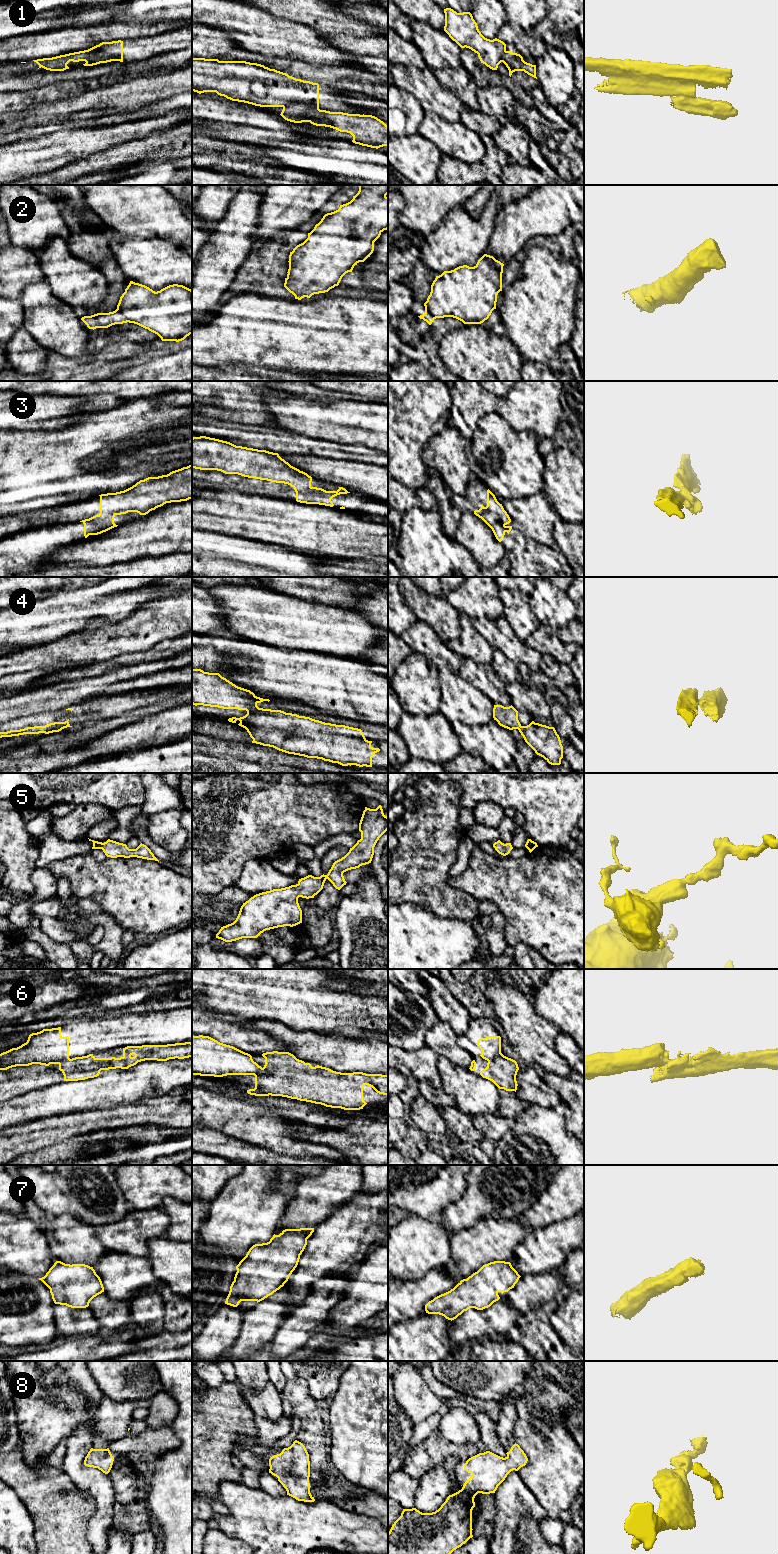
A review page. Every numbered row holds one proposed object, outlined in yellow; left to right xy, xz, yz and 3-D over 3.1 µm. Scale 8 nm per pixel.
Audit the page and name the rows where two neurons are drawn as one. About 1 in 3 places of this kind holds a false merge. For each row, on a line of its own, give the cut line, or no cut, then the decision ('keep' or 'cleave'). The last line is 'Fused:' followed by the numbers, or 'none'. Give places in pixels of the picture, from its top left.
1: cut xz (283, 106), (303, 103), (318, 108); cleave
2: cut none; keep
3: cut none; keep
4: cut xy (69, 725), (56, 727), (44, 732); cleave
5: cut none; keep
6: cut yz (501, 1053), (488, 1061); cleave
7: cut none; keep
8: cut none; keep
Fused: 1, 4, 6

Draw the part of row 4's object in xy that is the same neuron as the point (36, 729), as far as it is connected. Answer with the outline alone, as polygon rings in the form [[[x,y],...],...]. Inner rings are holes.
[[[69,719],[65,722],[54,722],[50,723],[45,726],[34,726],[34,727],[27,727],[20,730],[10,730],[7,732],[0,732],[0,738],[2,737],[12,737],[12,736],[19,736],[24,734],[39,734],[39,733],[45,733],[47,731],[59,728],[59,727],[67,727],[70,726]]]

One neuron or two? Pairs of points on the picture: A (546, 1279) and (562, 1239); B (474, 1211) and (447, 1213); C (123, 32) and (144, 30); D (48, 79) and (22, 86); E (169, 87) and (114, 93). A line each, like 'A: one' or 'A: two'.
A: two
B: one
C: one
D: one
E: one

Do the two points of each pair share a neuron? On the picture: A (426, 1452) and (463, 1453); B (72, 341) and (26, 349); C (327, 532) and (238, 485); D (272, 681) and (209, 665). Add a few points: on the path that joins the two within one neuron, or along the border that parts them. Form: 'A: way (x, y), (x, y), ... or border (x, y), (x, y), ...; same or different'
A: way (435, 1451), (454, 1451); same
B: border (25, 329), (50, 353); different
C: border (233, 491), (279, 498); different
D: border (216, 650), (240, 657), (225, 662), (228, 674); different

